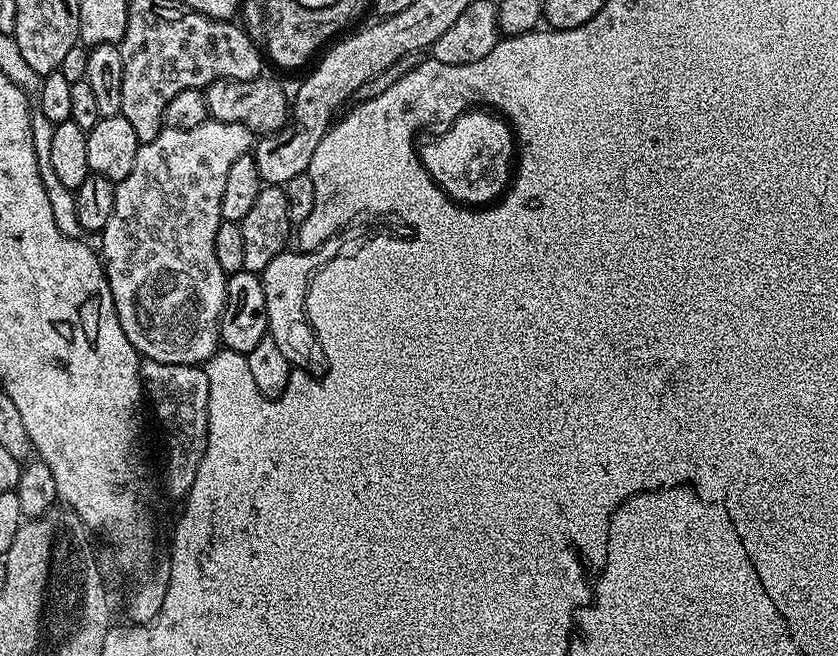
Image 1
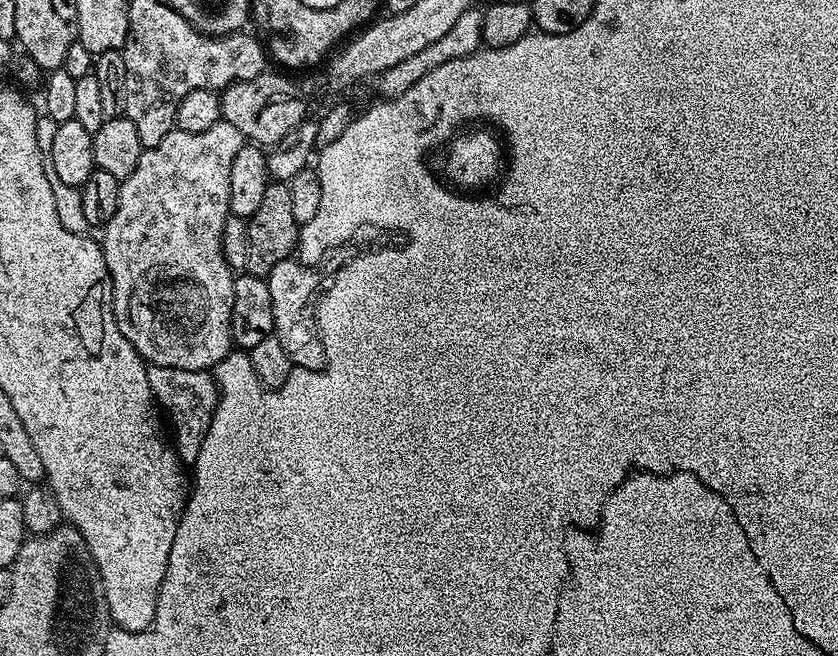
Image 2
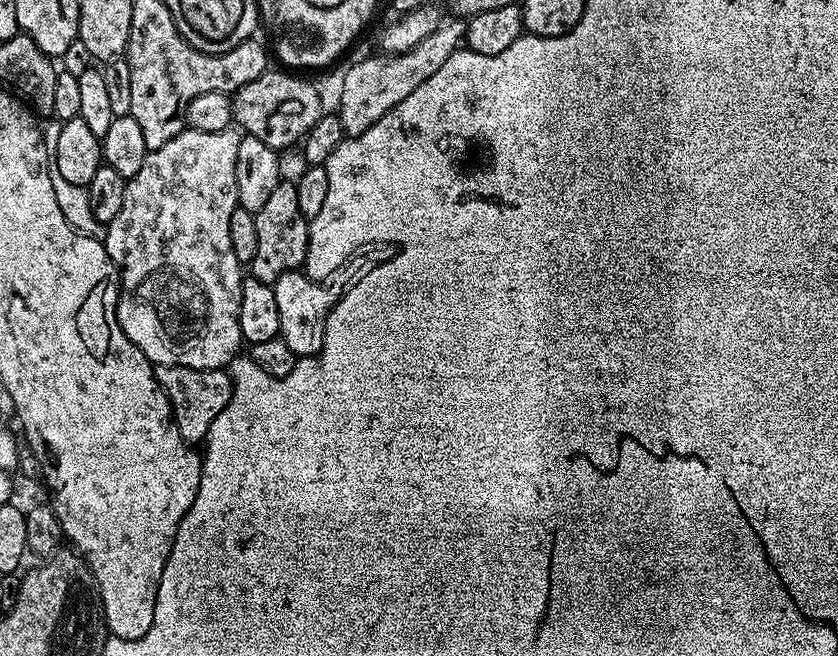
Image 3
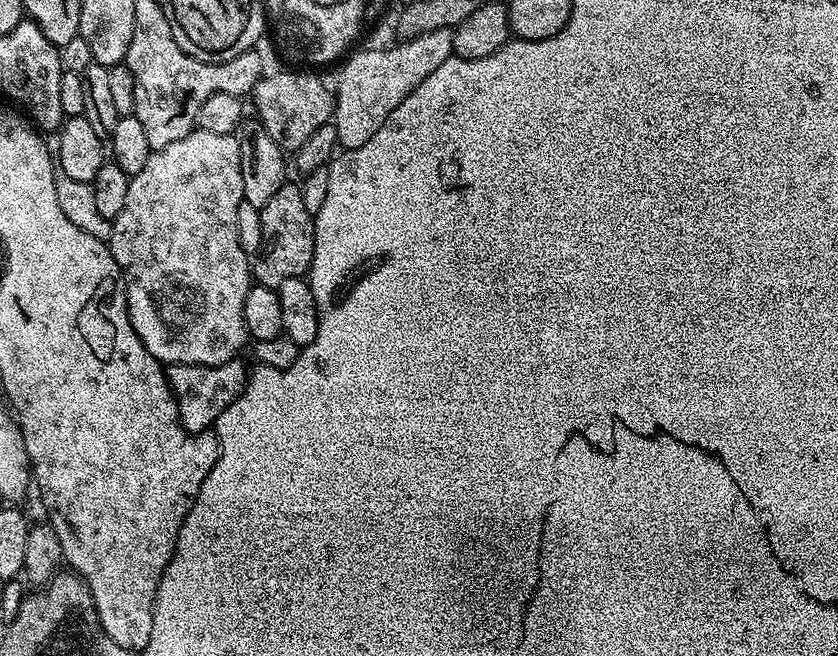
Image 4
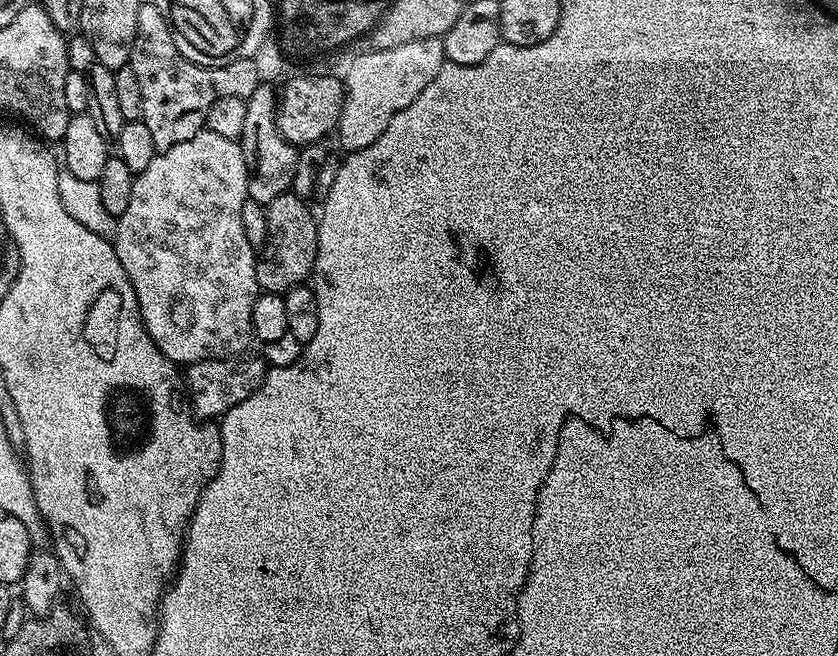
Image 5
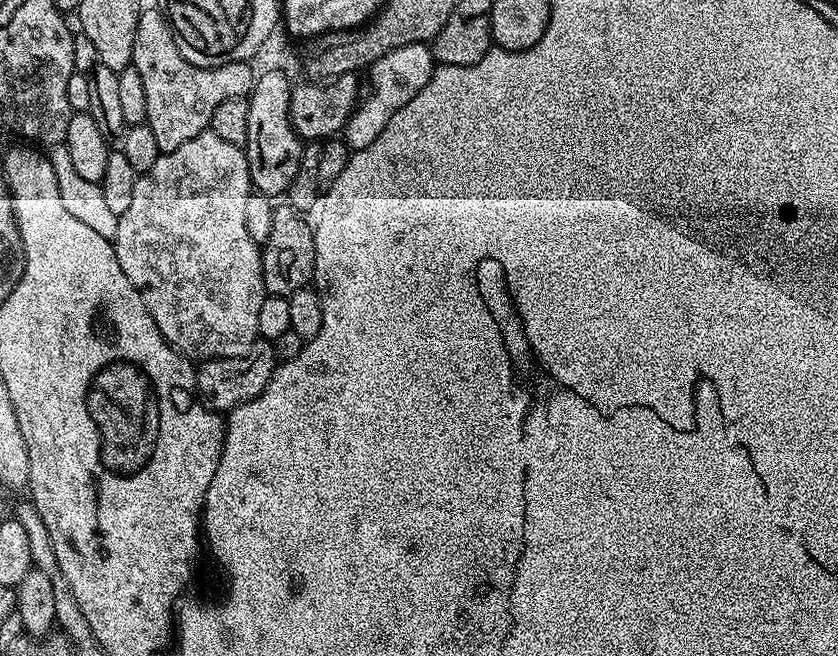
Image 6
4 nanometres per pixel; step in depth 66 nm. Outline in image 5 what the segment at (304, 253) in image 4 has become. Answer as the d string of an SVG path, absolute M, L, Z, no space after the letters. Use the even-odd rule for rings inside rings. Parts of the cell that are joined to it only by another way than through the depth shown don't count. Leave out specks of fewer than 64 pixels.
M289 190L278 194L274 202L266 205L266 242L256 262L256 277L264 292L288 292L305 283L312 275L318 250L318 223L314 212L308 209L309 201Z

